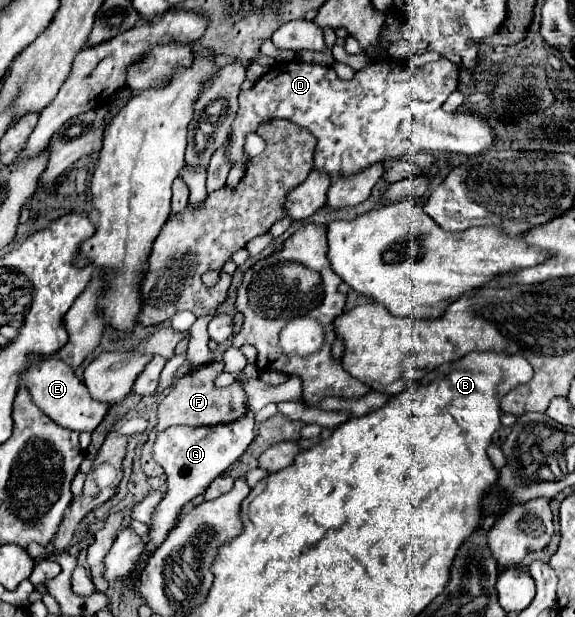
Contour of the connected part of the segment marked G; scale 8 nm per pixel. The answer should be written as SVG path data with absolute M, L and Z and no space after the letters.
M248 410L236 424L220 424L220 428L188 428L188 426L176 426L168 428L166 432L160 432L154 442L154 458L164 468L168 476L168 490L154 514L152 528L150 528L150 542L140 556L138 568L142 570L148 562L148 558L154 554L154 550L164 542L168 532L176 526L176 518L186 502L194 500L198 494L204 494L208 484L224 474L250 446L254 440L254 414Z

